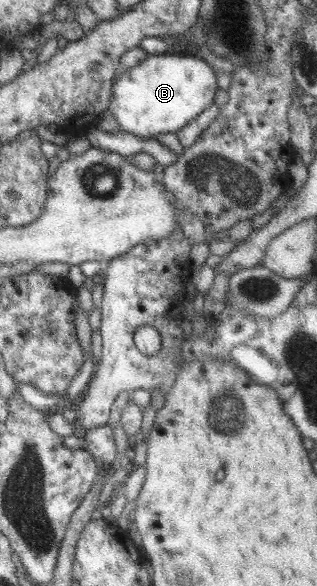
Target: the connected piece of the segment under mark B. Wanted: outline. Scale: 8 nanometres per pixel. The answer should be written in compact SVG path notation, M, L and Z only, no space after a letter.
M191 53L147 54L138 65L124 70L120 77L114 78L107 109L126 133L143 138L152 138L157 133L176 133L213 102L217 88L215 72L206 61Z

